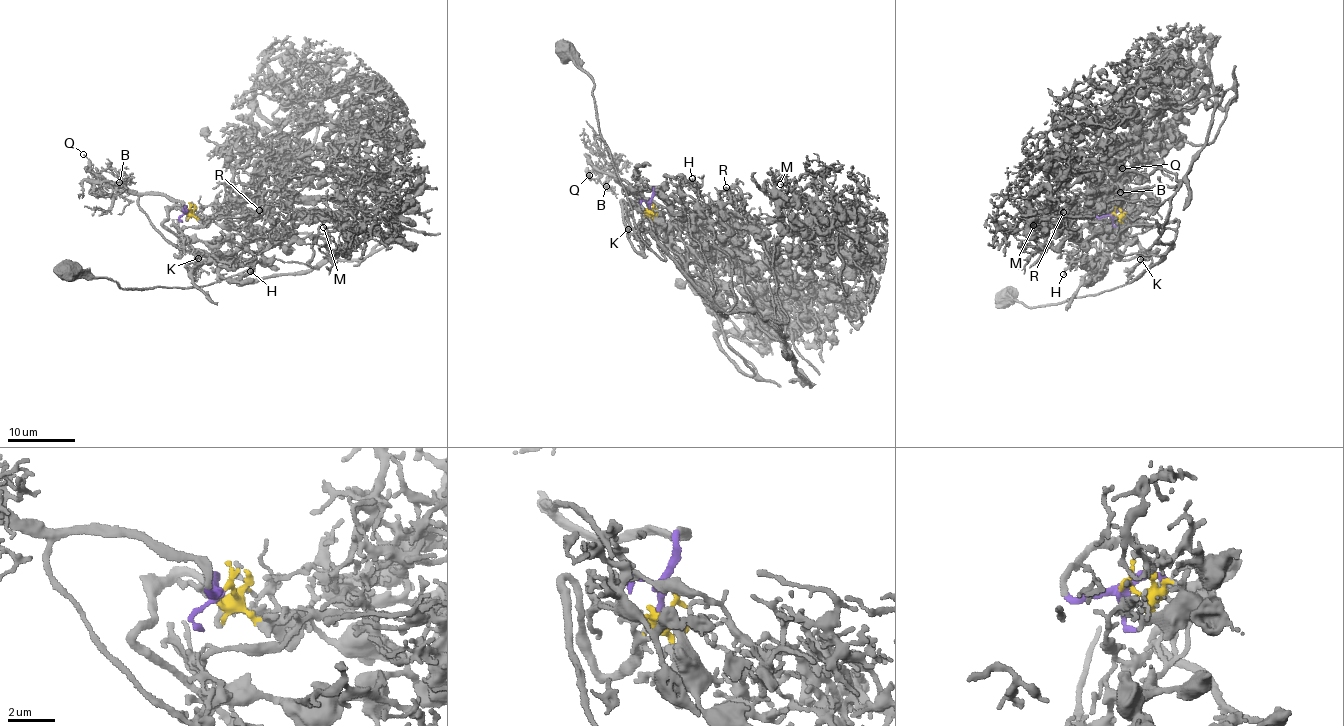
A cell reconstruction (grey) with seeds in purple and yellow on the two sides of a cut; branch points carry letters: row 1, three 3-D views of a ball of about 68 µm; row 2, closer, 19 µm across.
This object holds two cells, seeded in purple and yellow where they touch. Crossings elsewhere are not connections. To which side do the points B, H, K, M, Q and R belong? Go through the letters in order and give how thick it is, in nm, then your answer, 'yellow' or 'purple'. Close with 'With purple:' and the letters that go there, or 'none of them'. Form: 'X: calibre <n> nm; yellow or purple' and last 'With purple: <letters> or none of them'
B: calibre 150 nm; purple
H: calibre 150 nm; yellow
K: calibre 200 nm; purple
M: calibre 90 nm; yellow
Q: calibre 100 nm; purple
R: calibre 320 nm; yellow
With purple: B, K, Q

